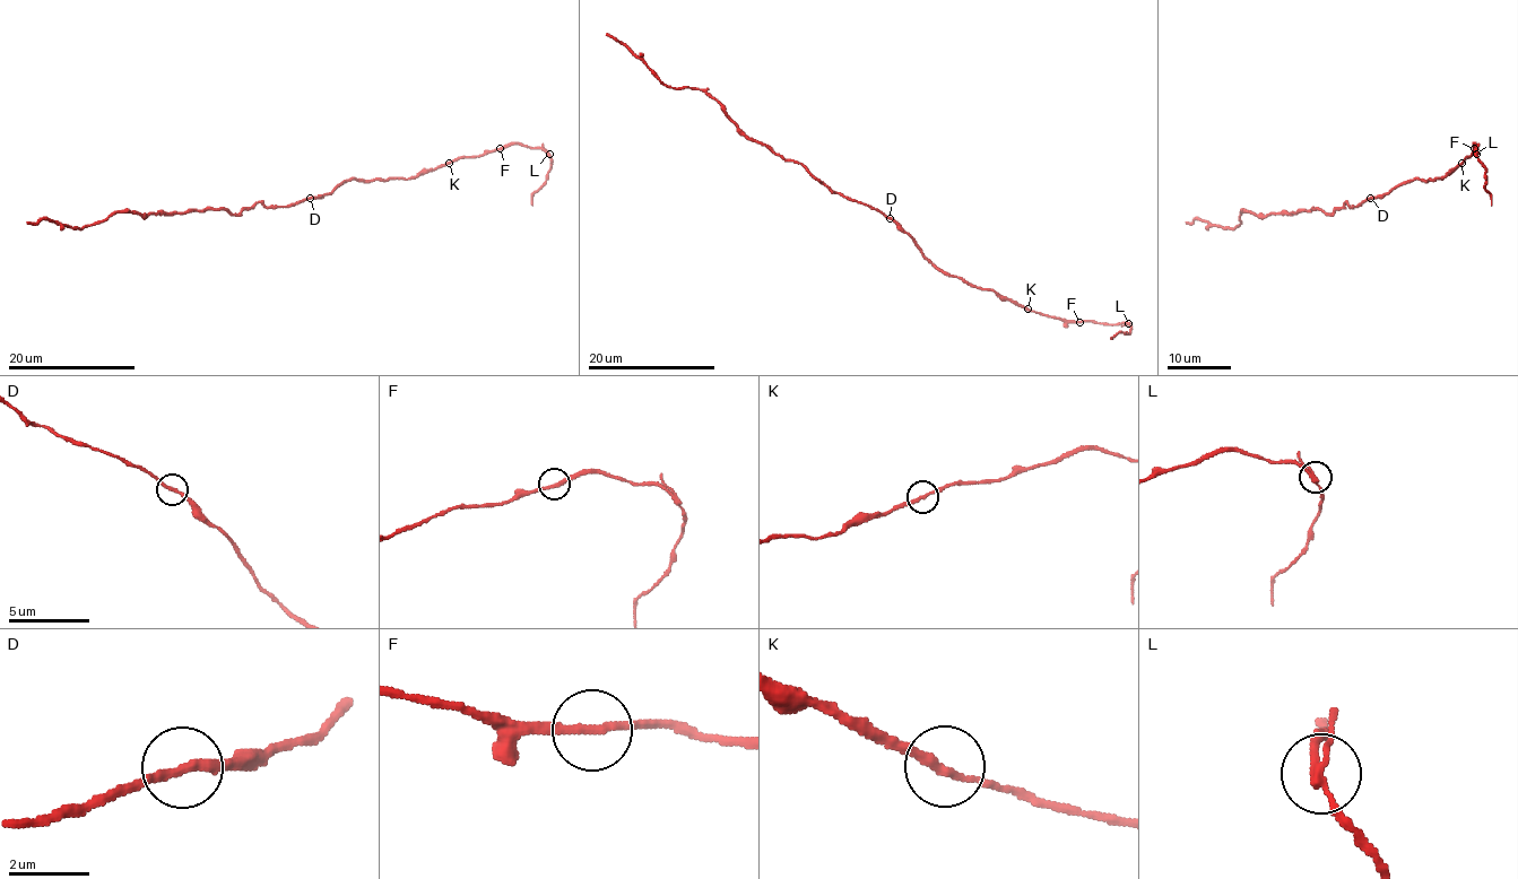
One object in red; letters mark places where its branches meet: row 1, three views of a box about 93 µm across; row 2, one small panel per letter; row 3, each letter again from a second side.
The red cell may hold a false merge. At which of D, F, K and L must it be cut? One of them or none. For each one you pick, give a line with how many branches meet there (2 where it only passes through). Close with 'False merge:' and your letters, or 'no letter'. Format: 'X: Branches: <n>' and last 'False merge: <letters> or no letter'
L: Branches: 2
False merge: L

